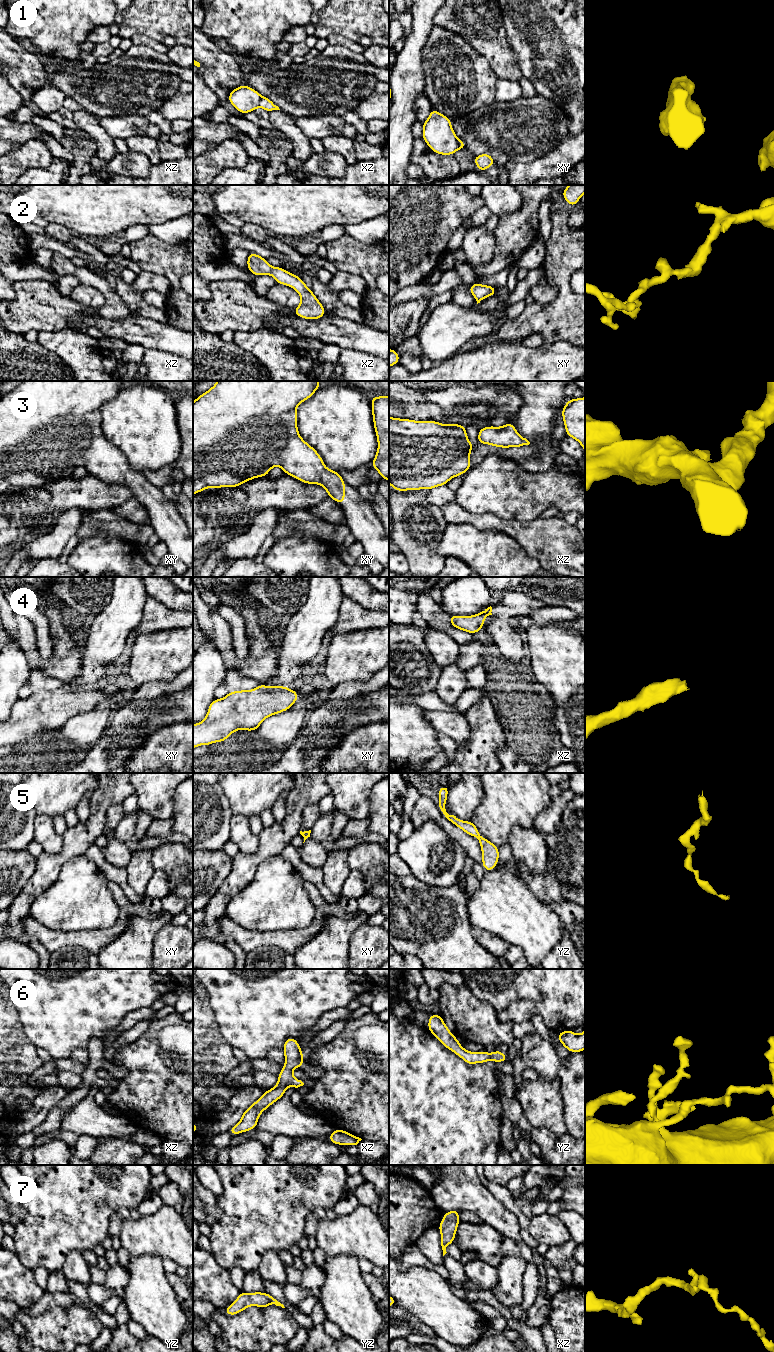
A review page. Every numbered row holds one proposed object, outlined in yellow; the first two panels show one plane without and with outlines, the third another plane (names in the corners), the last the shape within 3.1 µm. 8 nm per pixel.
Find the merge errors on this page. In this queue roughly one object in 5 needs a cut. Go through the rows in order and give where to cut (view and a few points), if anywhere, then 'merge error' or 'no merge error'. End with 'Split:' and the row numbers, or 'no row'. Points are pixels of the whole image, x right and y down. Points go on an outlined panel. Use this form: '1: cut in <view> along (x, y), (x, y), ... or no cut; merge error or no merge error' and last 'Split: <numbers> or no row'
1: cut in xy along (457, 139), (459, 148); merge error
2: no cut; no merge error
3: no cut; no merge error
4: no cut; no merge error
5: no cut; no merge error
6: no cut; no merge error
7: no cut; no merge error
Split: 1

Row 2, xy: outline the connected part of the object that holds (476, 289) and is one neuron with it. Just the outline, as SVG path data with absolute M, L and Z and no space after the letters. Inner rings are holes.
M475 283L469 286L469 291L477 301L477 304L480 303L481 300L495 295L496 290L497 288L493 286L483 285L479 283Z

